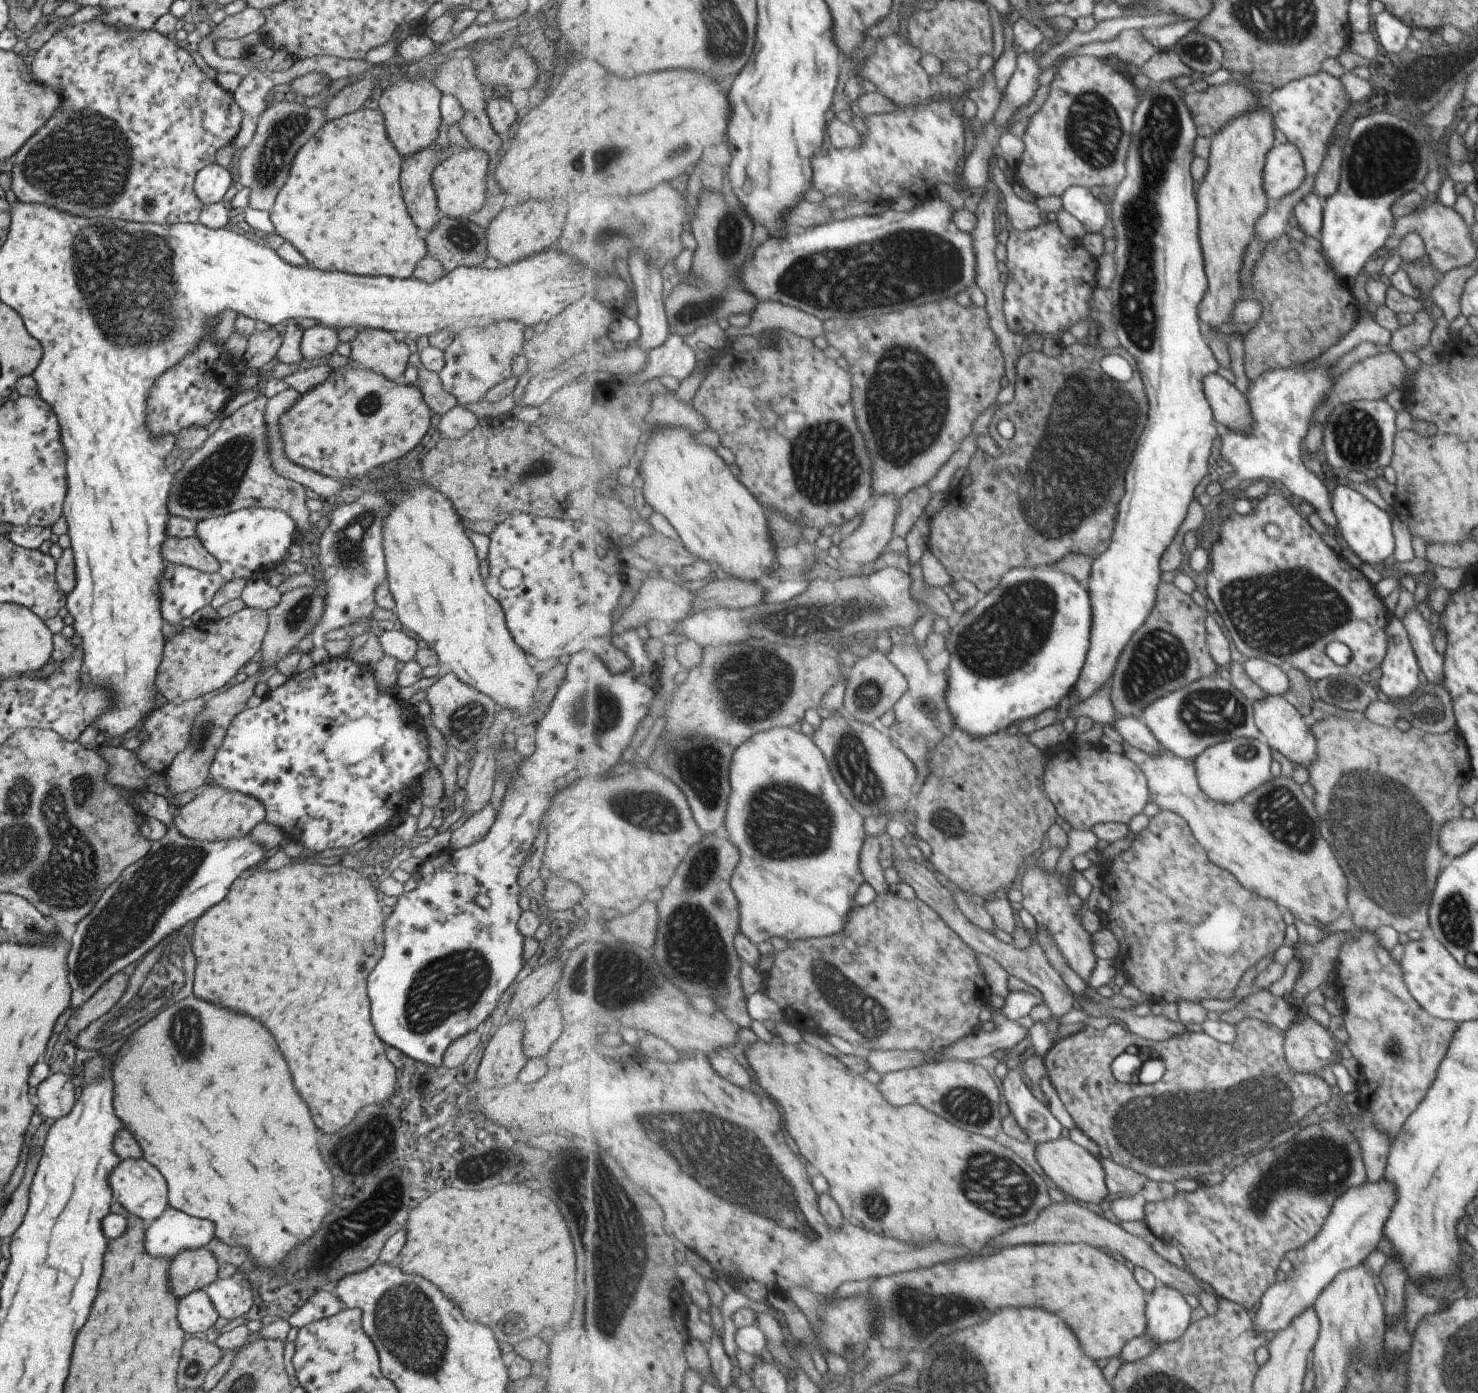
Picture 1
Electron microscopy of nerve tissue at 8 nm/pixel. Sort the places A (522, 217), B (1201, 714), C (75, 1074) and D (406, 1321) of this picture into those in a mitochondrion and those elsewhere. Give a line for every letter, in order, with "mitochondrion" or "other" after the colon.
A: other
B: mitochondrion
C: other
D: mitochondrion

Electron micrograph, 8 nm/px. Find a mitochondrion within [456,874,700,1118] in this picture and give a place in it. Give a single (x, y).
(594, 982)

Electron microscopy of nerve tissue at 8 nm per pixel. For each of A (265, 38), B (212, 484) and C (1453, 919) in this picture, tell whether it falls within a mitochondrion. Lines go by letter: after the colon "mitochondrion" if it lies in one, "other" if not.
A: other
B: mitochondrion
C: mitochondrion

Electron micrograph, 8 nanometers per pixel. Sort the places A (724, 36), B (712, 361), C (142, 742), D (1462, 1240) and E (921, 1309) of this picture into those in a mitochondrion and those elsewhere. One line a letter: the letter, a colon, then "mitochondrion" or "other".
A: mitochondrion
B: other
C: other
D: other
E: mitochondrion

